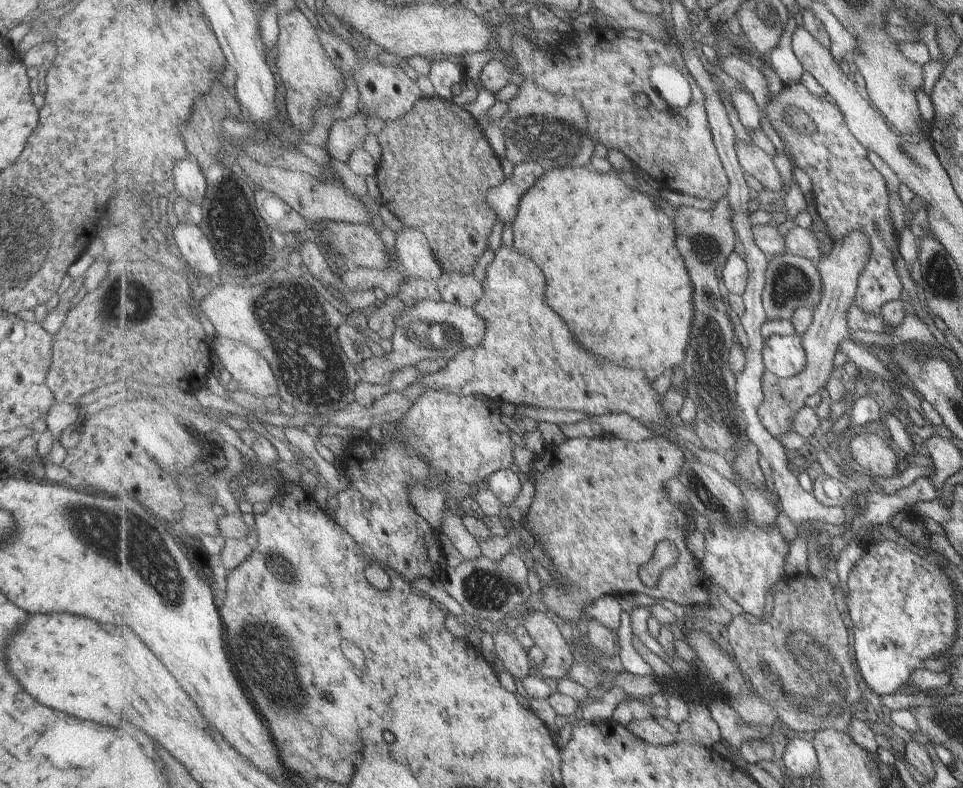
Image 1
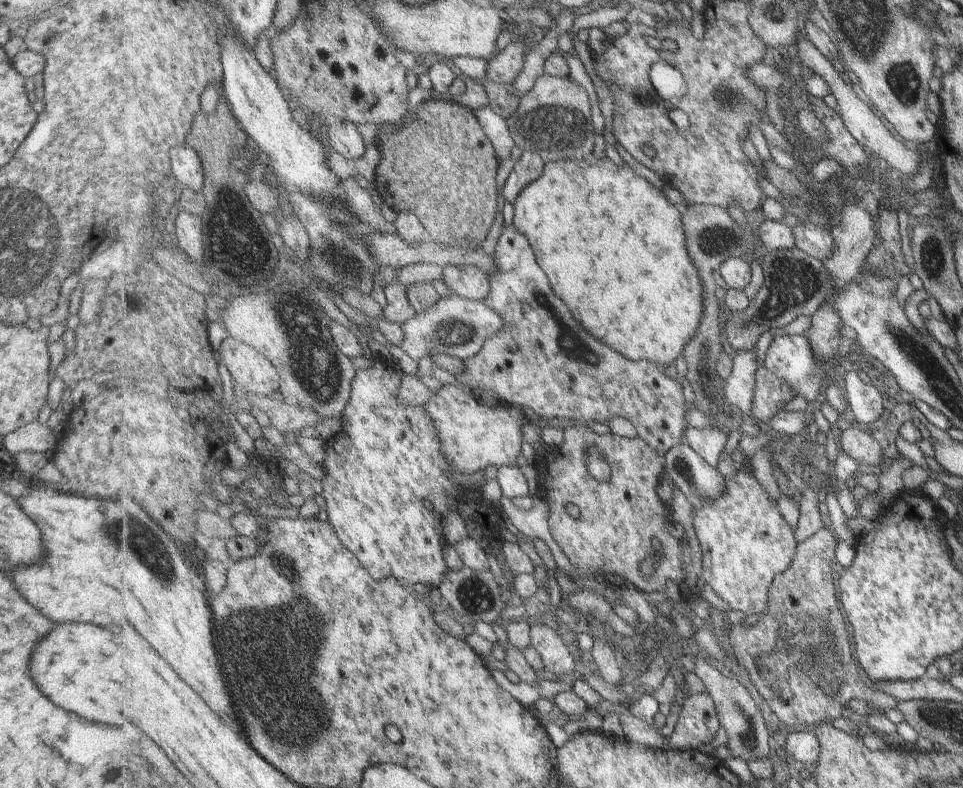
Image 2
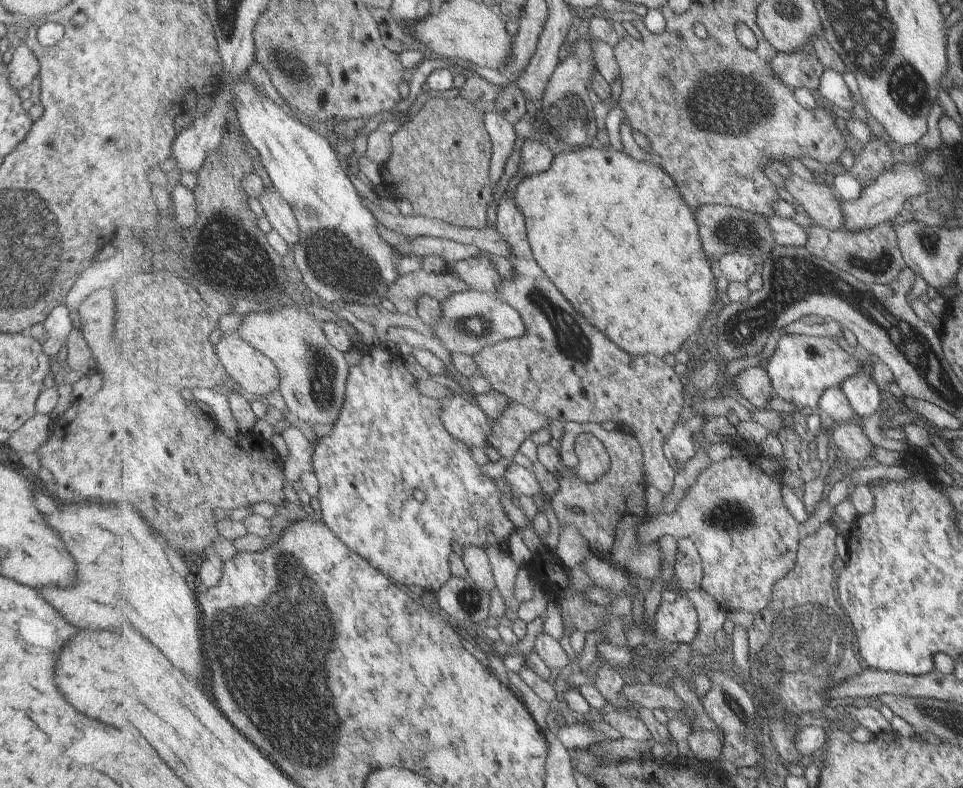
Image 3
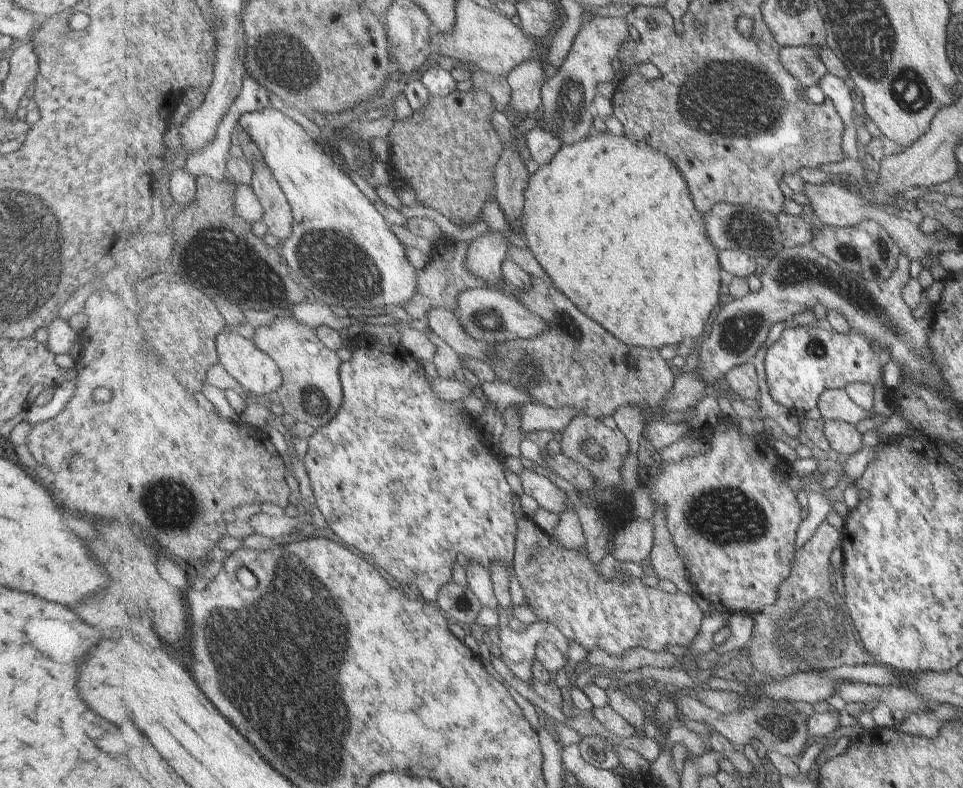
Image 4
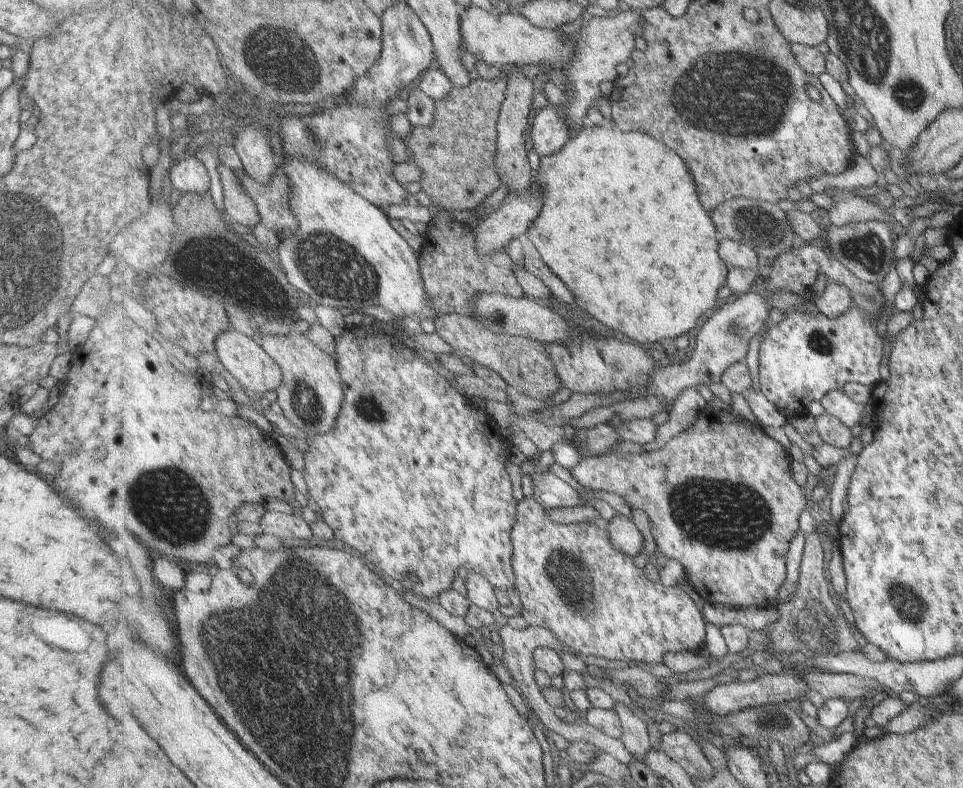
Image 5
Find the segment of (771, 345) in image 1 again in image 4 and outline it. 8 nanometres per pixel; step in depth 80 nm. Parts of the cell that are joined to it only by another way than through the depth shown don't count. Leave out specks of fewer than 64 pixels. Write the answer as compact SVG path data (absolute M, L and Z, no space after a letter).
M807 325L786 327L779 339L767 349L765 354L764 370L769 395L775 403L782 405L789 412L797 413L797 408L799 408L799 413L802 414L815 407L815 402L818 402L817 396L821 396L828 389L844 389L847 384L853 382L867 382L871 388L874 385L884 385L883 376L881 376L883 358L879 356L880 351L875 342L869 342L863 334L857 334L853 328L841 334L835 328L829 331Z

